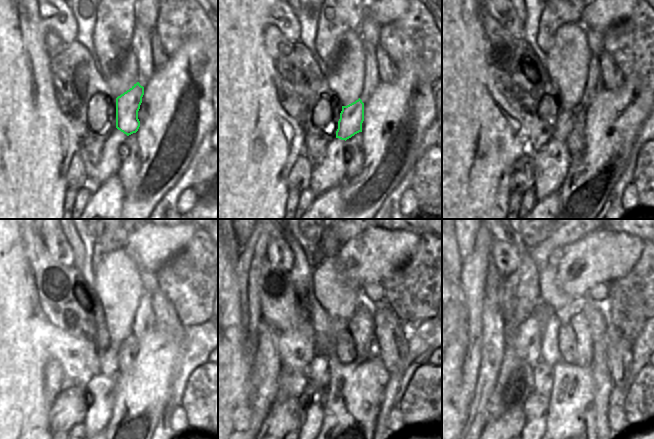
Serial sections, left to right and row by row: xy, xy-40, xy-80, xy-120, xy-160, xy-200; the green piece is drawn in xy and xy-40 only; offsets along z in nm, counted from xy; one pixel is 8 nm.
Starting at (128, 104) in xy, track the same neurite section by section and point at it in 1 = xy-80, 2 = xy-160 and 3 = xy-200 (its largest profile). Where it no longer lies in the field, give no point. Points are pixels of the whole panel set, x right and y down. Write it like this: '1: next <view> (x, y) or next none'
1: next xy-80 (565, 121)
2: next xy-160 (318, 372)
3: next xy-200 (542, 373)

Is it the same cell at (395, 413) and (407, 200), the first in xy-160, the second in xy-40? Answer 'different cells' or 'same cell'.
same cell

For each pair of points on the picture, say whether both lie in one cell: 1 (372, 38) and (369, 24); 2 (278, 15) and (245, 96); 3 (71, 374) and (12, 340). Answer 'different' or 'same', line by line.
1: same
2: same
3: same

